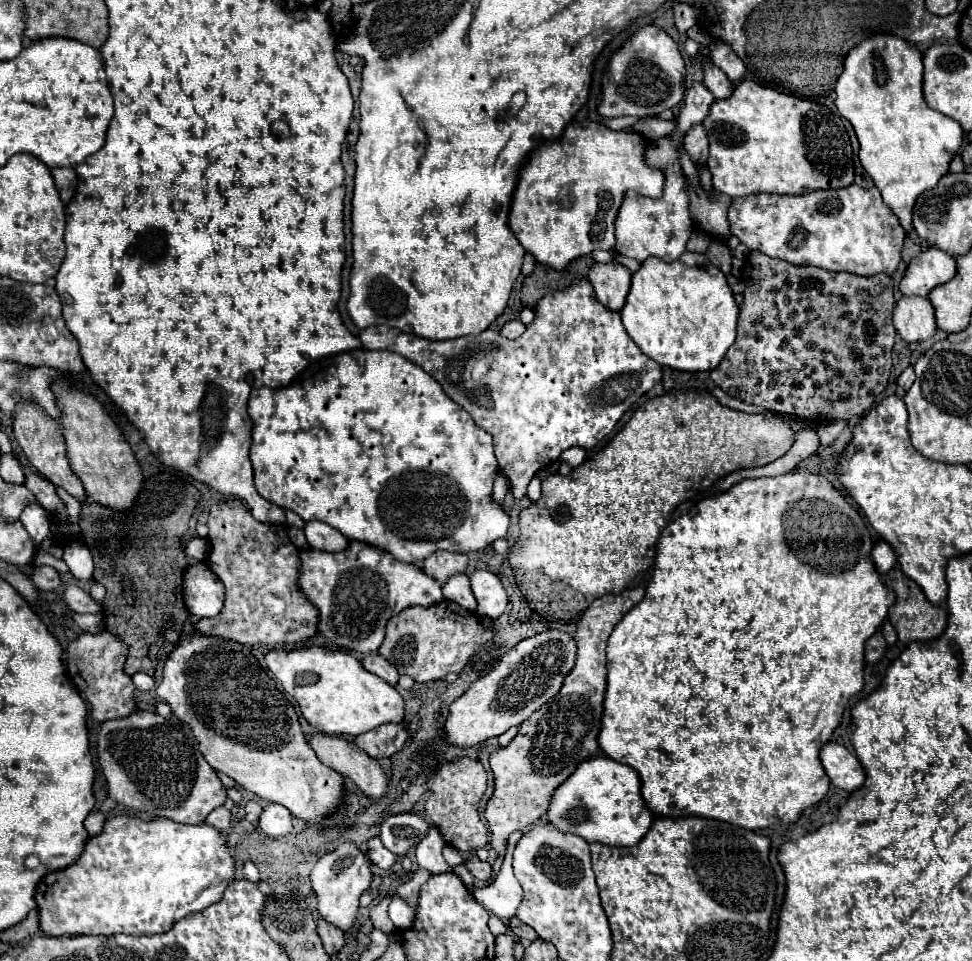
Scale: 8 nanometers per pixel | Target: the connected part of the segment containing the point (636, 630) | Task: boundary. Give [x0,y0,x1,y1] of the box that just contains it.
[598,468,894,830]

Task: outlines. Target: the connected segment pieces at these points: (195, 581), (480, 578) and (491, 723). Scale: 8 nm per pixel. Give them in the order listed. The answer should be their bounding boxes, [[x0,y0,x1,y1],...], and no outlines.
[[184,562,224,618],[470,570,508,618],[442,630,576,748]]

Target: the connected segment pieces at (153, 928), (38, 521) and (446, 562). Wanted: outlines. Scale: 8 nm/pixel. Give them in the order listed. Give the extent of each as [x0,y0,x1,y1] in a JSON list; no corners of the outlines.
[[36,816,236,936],[20,502,50,546],[422,552,468,584]]

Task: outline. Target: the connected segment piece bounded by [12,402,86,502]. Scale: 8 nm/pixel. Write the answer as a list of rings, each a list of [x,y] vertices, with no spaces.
[[[22,402],[22,406],[18,406],[18,410],[14,412],[12,432],[14,432],[20,448],[24,450],[26,458],[30,460],[30,464],[38,472],[42,472],[54,486],[60,486],[60,488],[68,490],[80,502],[84,500],[86,492],[84,492],[84,486],[78,480],[78,476],[68,466],[66,446],[64,446],[64,438],[62,438],[62,430],[60,430],[58,422],[54,422],[52,418],[46,418],[46,414],[42,414],[42,410],[38,410],[38,406],[30,406],[30,402]]]

